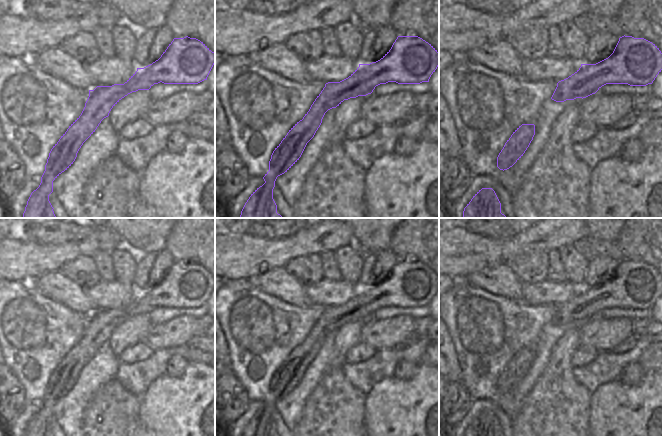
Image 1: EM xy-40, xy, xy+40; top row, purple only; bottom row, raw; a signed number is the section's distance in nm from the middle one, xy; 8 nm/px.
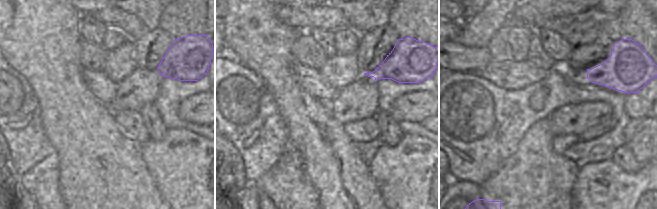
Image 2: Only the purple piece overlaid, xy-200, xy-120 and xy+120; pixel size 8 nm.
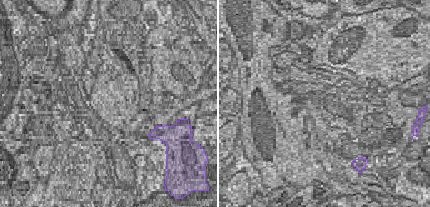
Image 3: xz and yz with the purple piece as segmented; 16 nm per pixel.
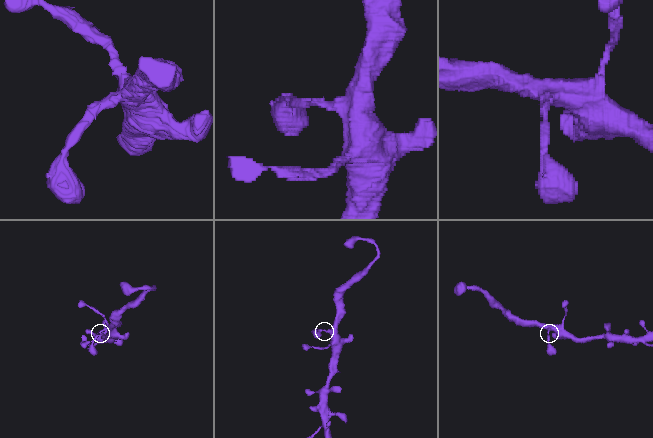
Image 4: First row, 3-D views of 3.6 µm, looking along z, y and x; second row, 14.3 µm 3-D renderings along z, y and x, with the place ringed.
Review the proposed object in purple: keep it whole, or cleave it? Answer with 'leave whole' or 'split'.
leave whole

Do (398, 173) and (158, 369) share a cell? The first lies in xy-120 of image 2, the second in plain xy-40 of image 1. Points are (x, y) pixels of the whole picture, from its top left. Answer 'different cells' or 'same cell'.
different cells

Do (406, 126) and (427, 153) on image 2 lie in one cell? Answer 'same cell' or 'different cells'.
different cells

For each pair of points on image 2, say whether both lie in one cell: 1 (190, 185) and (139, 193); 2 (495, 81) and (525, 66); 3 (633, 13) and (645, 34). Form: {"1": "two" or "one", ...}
{"1": "two", "2": "two", "3": "one"}

